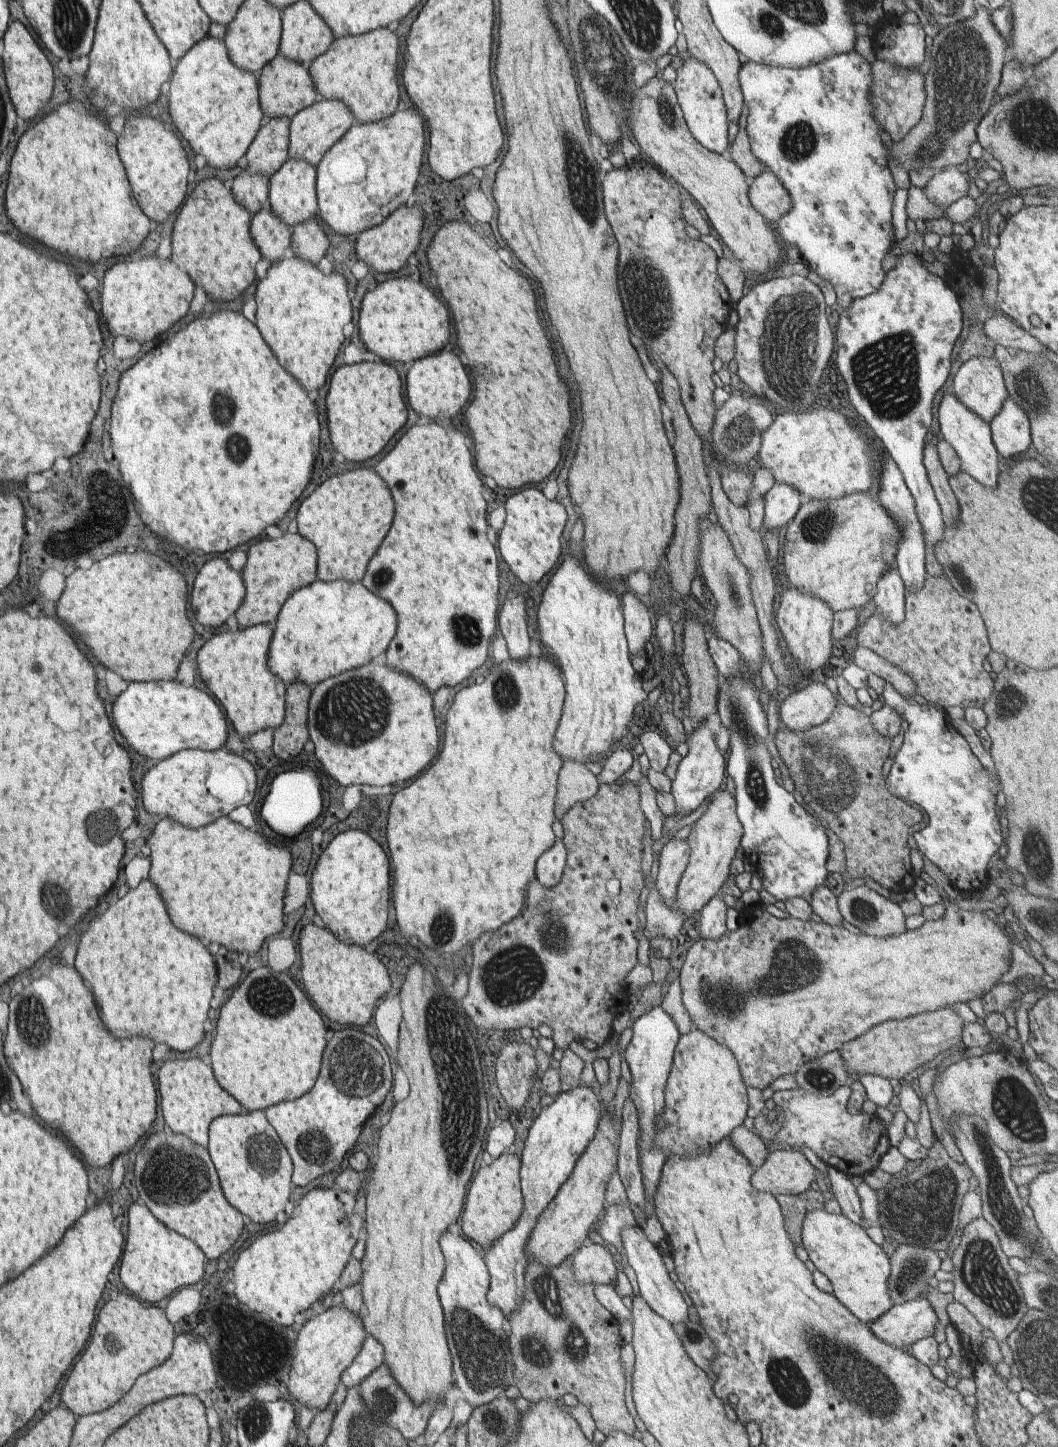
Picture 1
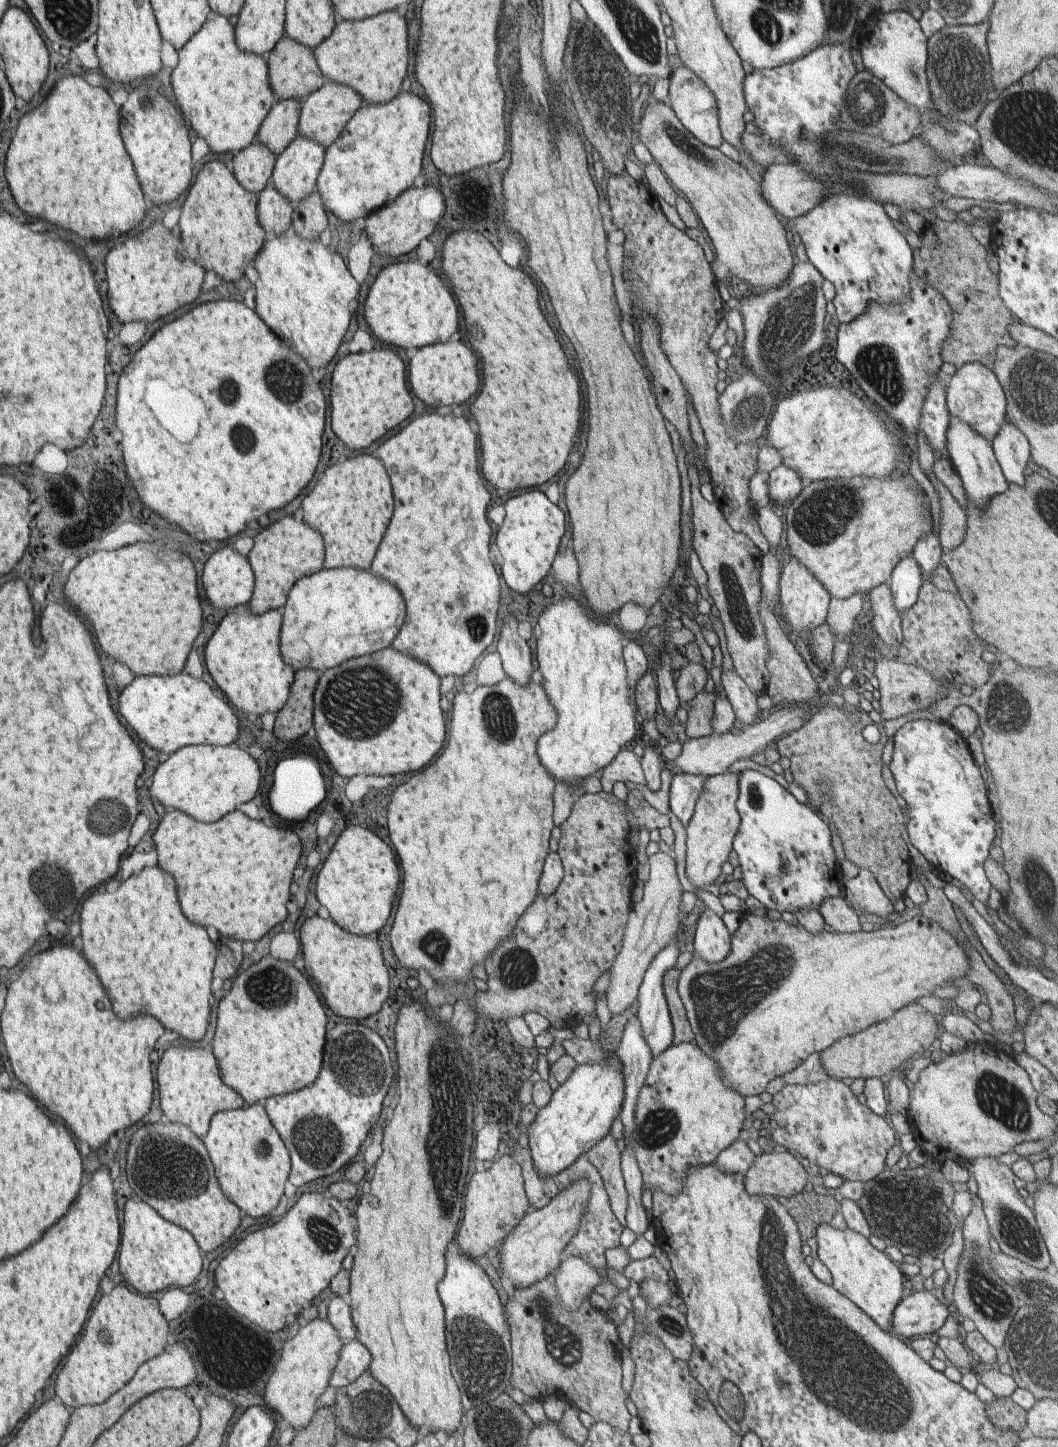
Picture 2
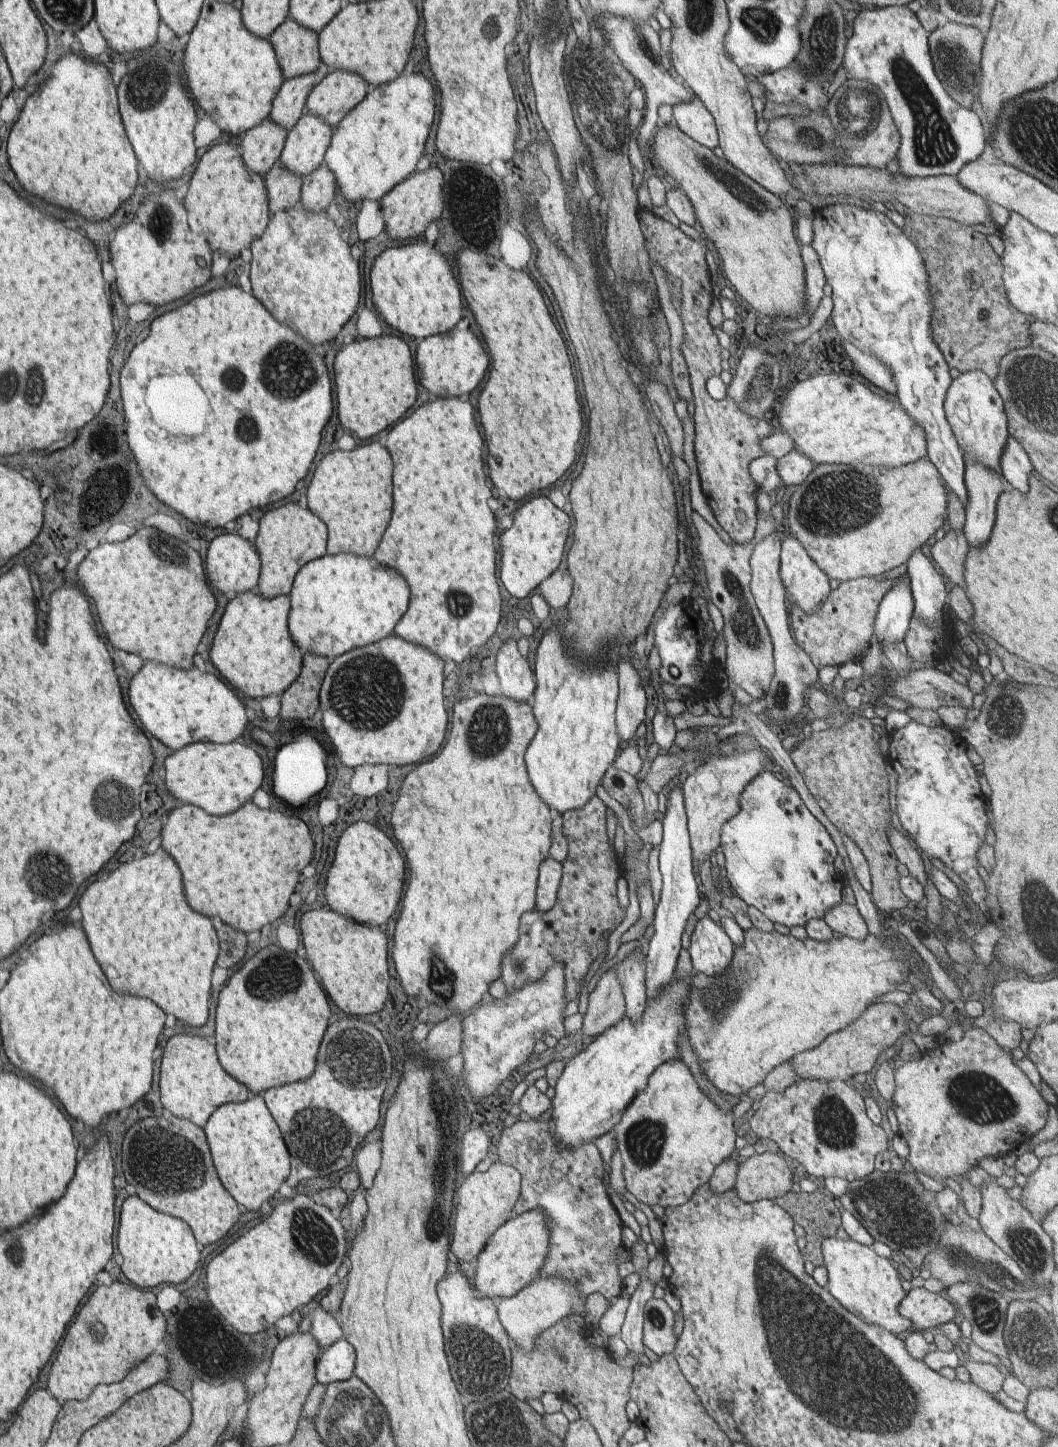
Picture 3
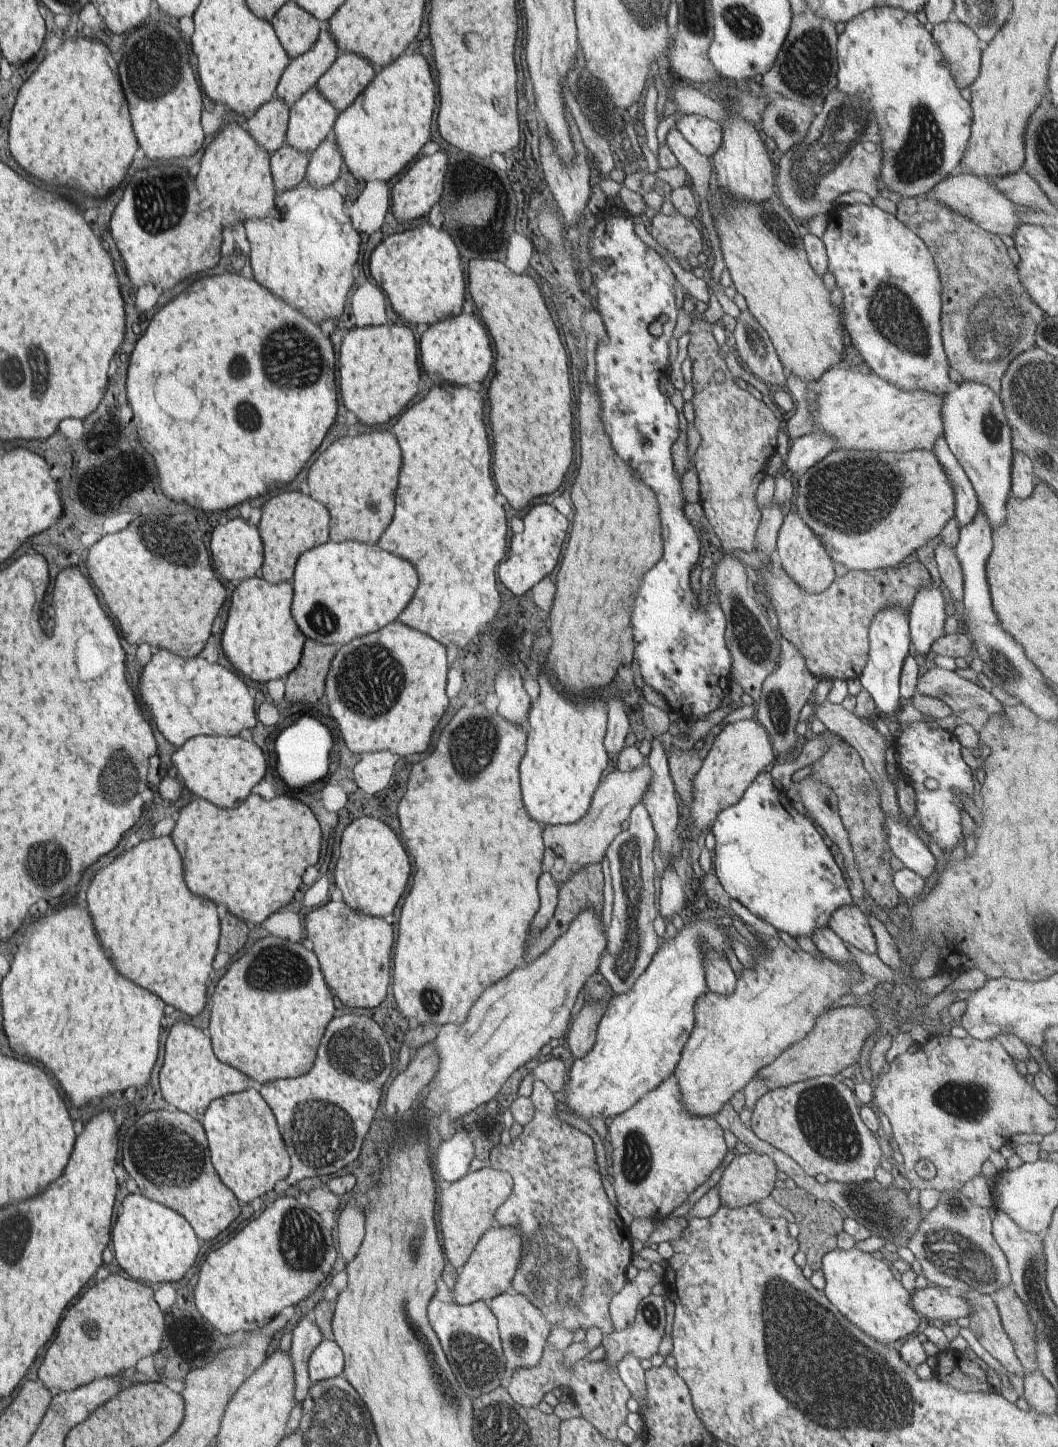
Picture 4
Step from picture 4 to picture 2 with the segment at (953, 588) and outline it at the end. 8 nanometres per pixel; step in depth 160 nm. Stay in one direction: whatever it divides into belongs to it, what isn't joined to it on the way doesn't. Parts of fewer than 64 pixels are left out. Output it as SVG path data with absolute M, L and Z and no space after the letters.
M930 473L928 478L940 500L939 541L944 551L952 550L964 540L967 529L967 514L960 503L952 496L948 487L942 484L934 473Z

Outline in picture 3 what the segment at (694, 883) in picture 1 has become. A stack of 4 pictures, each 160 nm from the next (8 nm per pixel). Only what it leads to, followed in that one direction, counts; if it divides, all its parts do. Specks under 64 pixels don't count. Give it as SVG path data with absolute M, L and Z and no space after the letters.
M759 746L758 749L753 751L736 751L731 755L714 756L714 758L697 768L692 774L683 777L682 790L687 814L687 829L689 830L693 858L696 859L696 863L694 863L695 868L699 868L699 865L702 862L706 862L710 858L710 854L717 852L716 849L721 846L721 830L725 822L728 822L738 814L740 810L739 798L745 786L757 774L760 774L760 771L766 770L772 764L773 761L769 753Z

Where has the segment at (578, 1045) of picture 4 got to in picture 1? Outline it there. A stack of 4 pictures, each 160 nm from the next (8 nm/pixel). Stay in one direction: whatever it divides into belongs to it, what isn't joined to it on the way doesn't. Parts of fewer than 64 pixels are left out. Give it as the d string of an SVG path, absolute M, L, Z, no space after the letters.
M675 837L660 852L655 887L668 908L672 908L676 900L678 884L688 867L689 857L688 841Z

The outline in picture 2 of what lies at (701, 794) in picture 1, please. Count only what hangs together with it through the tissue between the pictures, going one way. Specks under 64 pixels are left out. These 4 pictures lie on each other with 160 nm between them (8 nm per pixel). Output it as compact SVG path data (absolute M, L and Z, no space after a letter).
M674 772L669 792L669 808L686 827L707 778L702 775Z

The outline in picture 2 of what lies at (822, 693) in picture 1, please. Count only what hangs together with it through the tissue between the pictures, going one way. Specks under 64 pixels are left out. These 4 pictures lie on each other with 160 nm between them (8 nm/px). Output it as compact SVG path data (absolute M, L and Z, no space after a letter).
M788 705L769 715L768 718L760 719L756 723L744 727L741 731L728 731L724 734L711 733L705 737L688 737L682 744L682 754L677 759L668 761L668 767L672 768L674 772L705 777L726 773L728 767L736 760L750 758L754 754L764 752L768 746L774 745L779 737L803 727L810 718L811 716L802 706L794 705L792 707Z

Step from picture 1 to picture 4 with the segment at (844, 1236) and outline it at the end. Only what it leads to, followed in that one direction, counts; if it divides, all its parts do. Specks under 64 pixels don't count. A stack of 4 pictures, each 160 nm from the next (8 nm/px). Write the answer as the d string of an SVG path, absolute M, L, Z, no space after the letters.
M837 1247L823 1257L821 1270L825 1278L822 1290L825 1298L848 1322L876 1342L892 1346L920 1327L921 1317L910 1306L912 1292L902 1286L899 1275L886 1260L878 1260L855 1247L851 1250Z

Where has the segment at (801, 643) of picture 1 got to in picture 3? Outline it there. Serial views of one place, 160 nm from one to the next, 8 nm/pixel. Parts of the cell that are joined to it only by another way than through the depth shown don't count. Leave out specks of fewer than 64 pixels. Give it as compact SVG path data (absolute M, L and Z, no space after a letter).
M786 535L781 542L779 575L789 606L800 607L806 614L816 612L830 594L829 578L795 536Z

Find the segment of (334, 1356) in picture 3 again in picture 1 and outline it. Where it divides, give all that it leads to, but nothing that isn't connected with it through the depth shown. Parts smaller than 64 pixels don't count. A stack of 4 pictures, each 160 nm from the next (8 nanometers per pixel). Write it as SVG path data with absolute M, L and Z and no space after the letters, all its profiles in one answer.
M371 1335L363 1343L359 1357L343 1374L343 1382L347 1389L358 1387L372 1372L385 1362L385 1349Z

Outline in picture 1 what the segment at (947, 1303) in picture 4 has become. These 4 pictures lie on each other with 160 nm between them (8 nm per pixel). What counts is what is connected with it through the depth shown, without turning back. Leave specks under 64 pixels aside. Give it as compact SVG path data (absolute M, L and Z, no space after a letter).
M923 1295L916 1300L892 1306L868 1326L876 1338L902 1349L918 1340L933 1337L938 1322L934 1308Z

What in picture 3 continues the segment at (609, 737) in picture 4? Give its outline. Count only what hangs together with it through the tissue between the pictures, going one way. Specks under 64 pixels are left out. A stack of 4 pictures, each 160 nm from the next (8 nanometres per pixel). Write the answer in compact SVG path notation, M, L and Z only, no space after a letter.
M629 657L617 664L619 672L619 695L616 724L623 745L631 744L636 728L645 718L646 692L640 683L640 675Z

